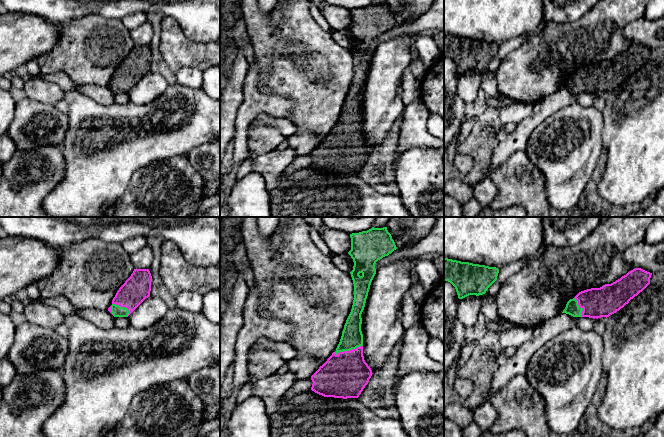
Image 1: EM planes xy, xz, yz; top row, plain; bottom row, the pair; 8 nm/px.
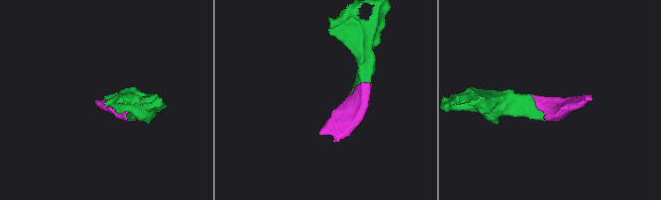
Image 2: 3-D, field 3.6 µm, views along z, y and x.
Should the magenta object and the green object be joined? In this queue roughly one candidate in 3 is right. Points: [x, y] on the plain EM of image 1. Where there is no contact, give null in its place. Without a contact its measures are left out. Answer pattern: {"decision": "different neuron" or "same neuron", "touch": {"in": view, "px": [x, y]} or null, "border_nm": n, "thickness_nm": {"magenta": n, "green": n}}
{"decision": "same neuron", "touch": {"in": "xz", "px": [348, 127]}, "border_nm": 240, "thickness_nm": {"magenta": 360, "green": 170}}

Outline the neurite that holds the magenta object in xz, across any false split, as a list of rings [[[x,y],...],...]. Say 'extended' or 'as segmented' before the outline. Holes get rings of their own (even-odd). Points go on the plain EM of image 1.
extended | [[[387,3],[350,10],[354,76],[336,127],[311,152],[311,166],[324,173],[358,174],[372,152],[363,132],[362,94],[378,36],[397,25]]]

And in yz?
extended | [[[635,44],[611,60],[579,68],[562,89],[598,95],[616,89],[649,60],[652,49]]]

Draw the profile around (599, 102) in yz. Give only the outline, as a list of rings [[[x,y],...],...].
[[[606,93],[598,94],[598,95],[595,97],[595,99],[594,99],[593,106],[594,106],[597,110],[602,111],[603,108],[605,107],[606,98],[607,98],[607,94],[606,94]]]

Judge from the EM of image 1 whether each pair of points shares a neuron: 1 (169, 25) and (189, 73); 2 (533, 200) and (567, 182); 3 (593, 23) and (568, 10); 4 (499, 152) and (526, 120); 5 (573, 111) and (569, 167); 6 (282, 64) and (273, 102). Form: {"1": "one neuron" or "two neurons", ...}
{"1": "two neurons", "2": "two neurons", "3": "two neurons", "4": "one neuron", "5": "one neuron", "6": "two neurons"}

